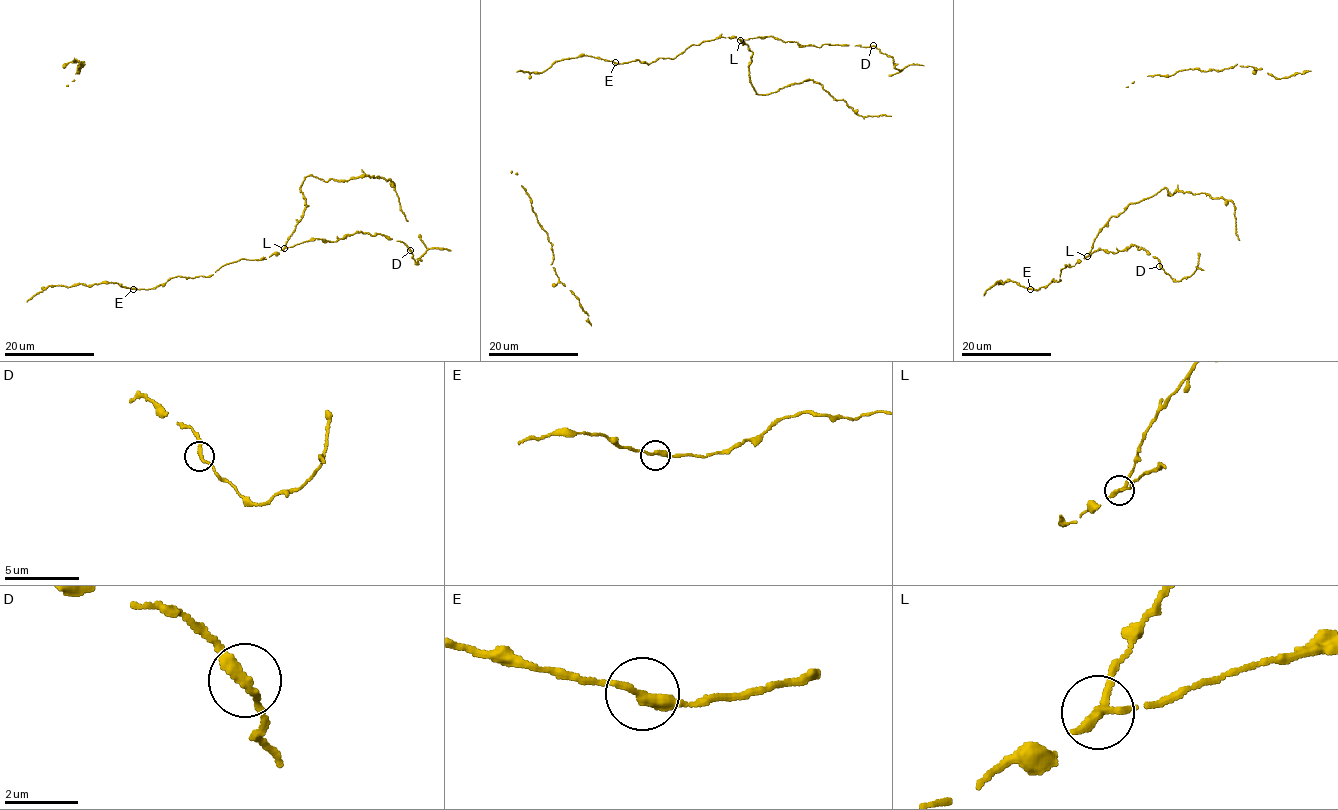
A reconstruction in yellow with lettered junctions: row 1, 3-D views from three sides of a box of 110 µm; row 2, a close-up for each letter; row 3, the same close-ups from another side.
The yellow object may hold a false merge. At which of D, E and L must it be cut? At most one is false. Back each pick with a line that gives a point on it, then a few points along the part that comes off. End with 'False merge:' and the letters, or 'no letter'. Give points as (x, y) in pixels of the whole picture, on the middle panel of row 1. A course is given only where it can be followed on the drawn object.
L: Place: (740, 40). Course of the part to remove: (740, 40), (751, 51), (750, 81), (759, 94), (807, 79), (842, 99), (859, 115), (891, 116)
False merge: L

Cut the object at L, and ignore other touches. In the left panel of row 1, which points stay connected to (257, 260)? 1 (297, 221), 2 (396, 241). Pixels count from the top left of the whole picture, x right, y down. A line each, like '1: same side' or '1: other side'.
1: other side
2: same side

